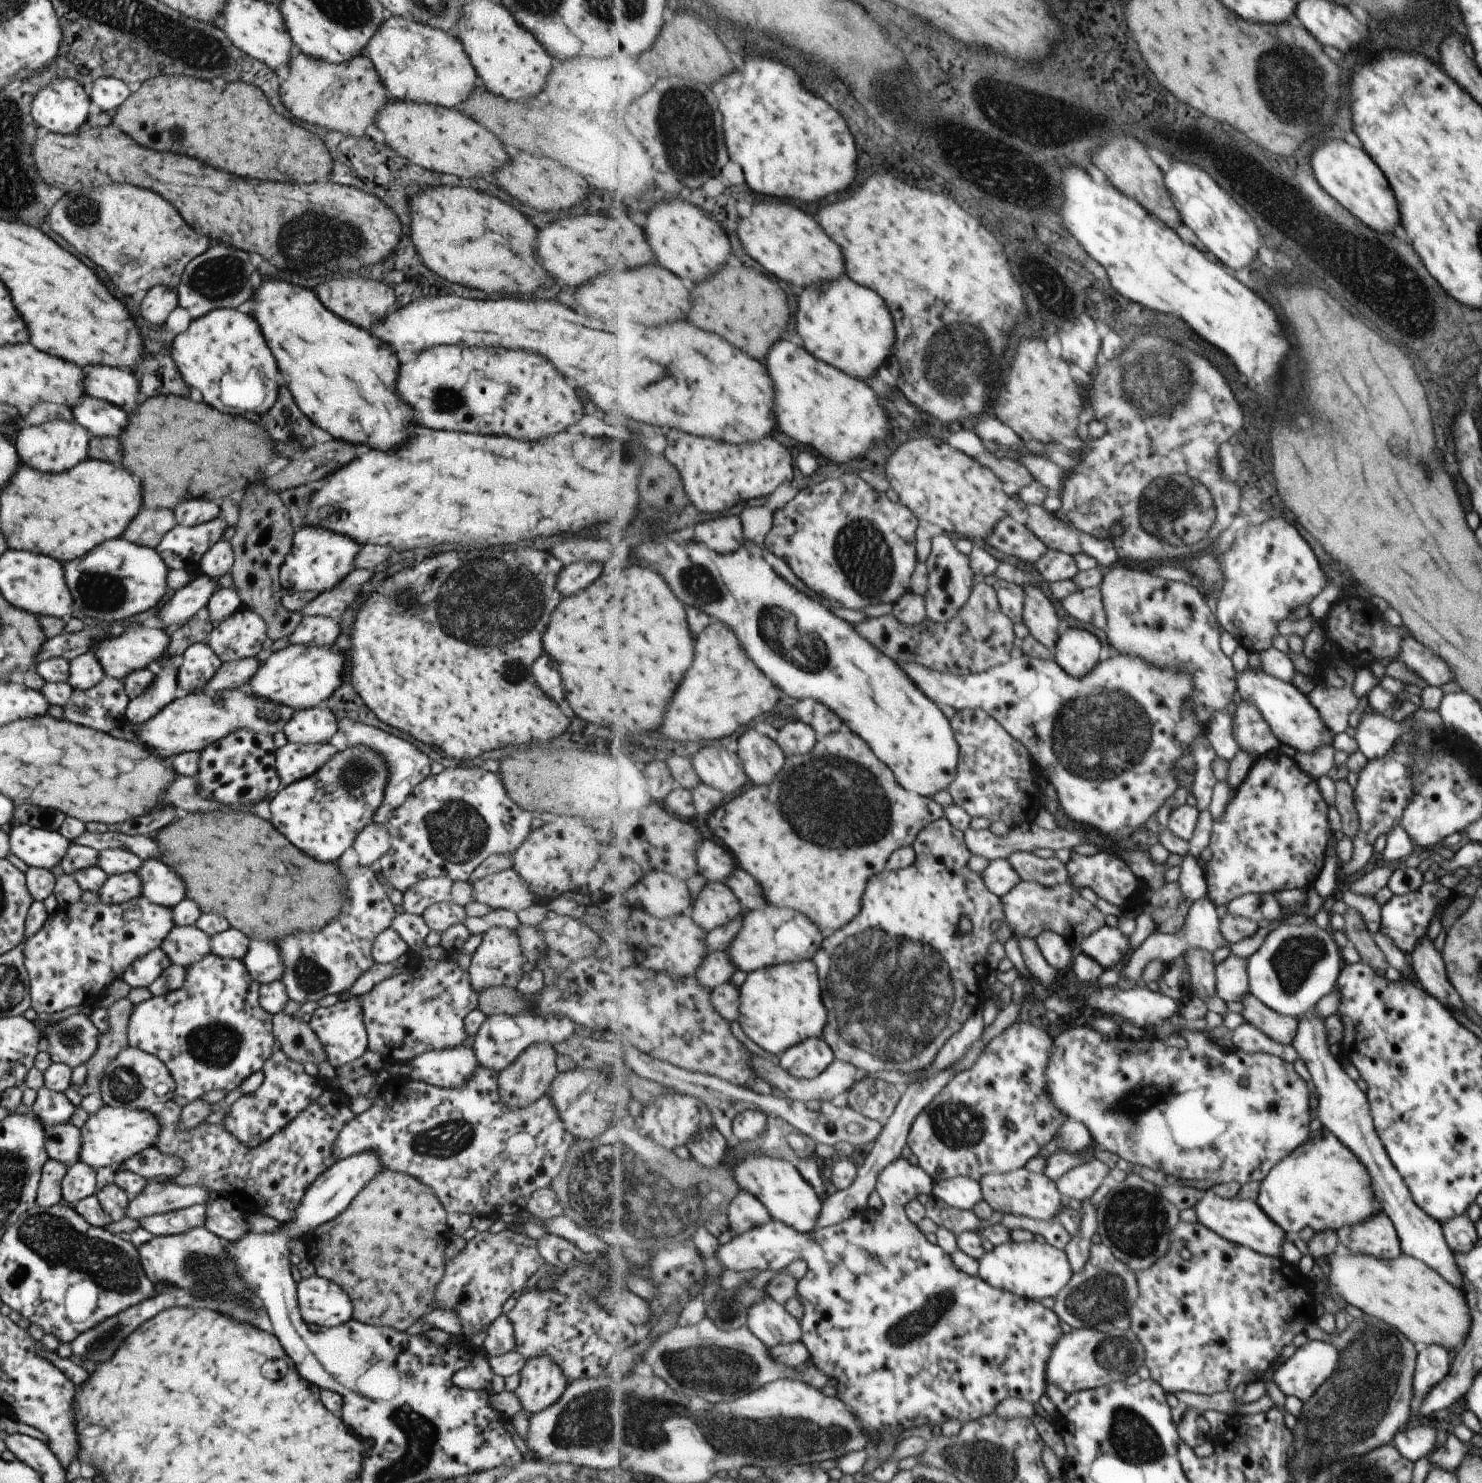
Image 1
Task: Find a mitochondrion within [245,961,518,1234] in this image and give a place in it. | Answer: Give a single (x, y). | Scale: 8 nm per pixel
(445, 1140)

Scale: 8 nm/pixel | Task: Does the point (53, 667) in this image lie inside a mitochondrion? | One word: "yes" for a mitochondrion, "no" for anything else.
no

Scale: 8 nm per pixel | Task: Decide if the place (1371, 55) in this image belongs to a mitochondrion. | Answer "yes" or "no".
no

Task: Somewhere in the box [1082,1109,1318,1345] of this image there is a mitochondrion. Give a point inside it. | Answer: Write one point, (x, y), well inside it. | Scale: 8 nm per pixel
(1136, 1220)

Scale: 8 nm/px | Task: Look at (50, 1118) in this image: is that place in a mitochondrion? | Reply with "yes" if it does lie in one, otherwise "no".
no

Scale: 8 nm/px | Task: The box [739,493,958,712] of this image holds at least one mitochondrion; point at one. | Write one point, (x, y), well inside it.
(866, 557)

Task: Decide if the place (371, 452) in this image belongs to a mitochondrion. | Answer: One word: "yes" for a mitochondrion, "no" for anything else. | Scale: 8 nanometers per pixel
no

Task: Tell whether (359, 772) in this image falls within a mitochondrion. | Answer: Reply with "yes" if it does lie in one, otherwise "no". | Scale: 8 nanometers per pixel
yes

